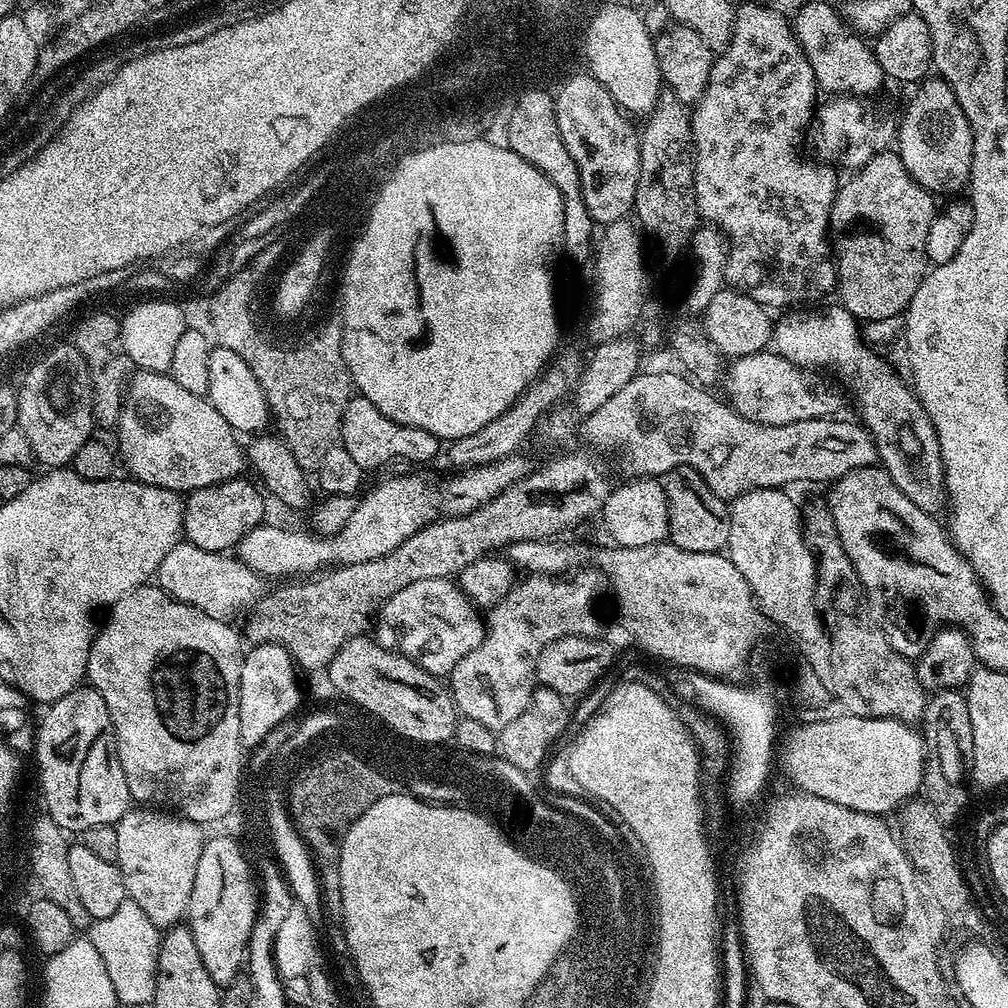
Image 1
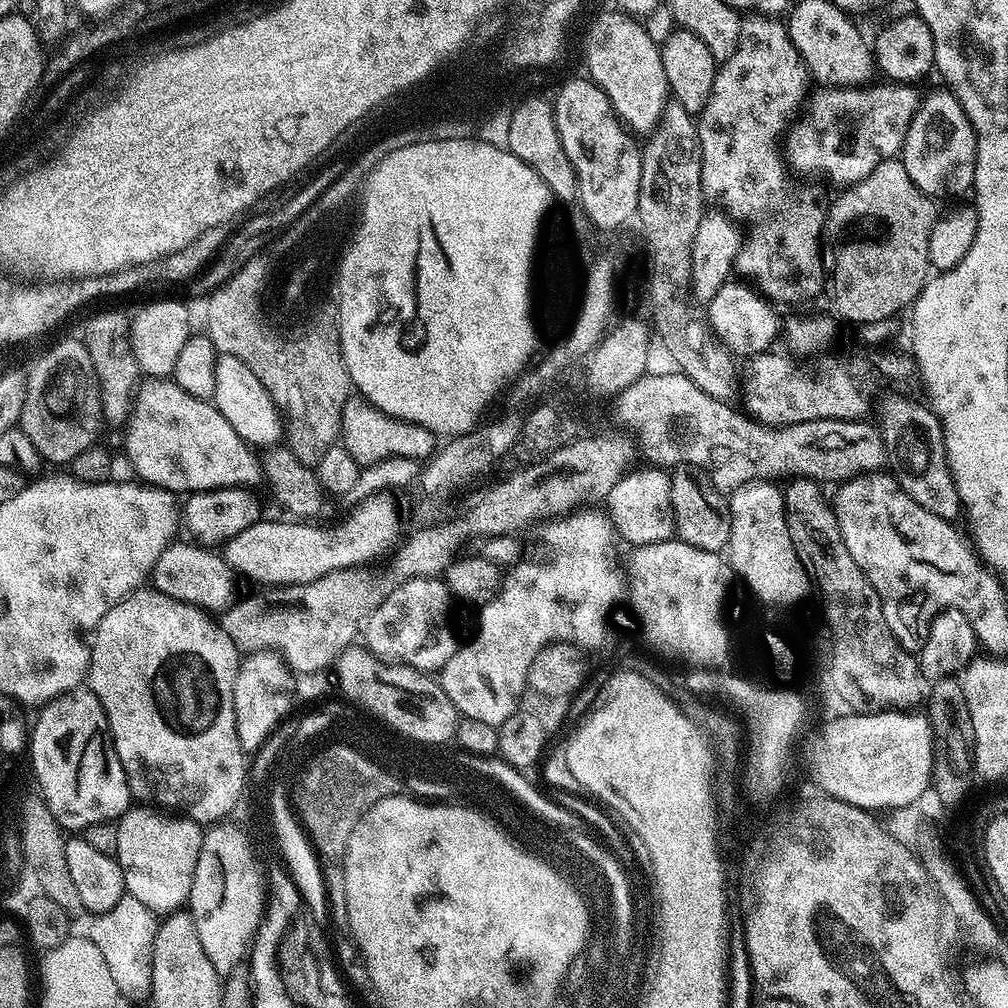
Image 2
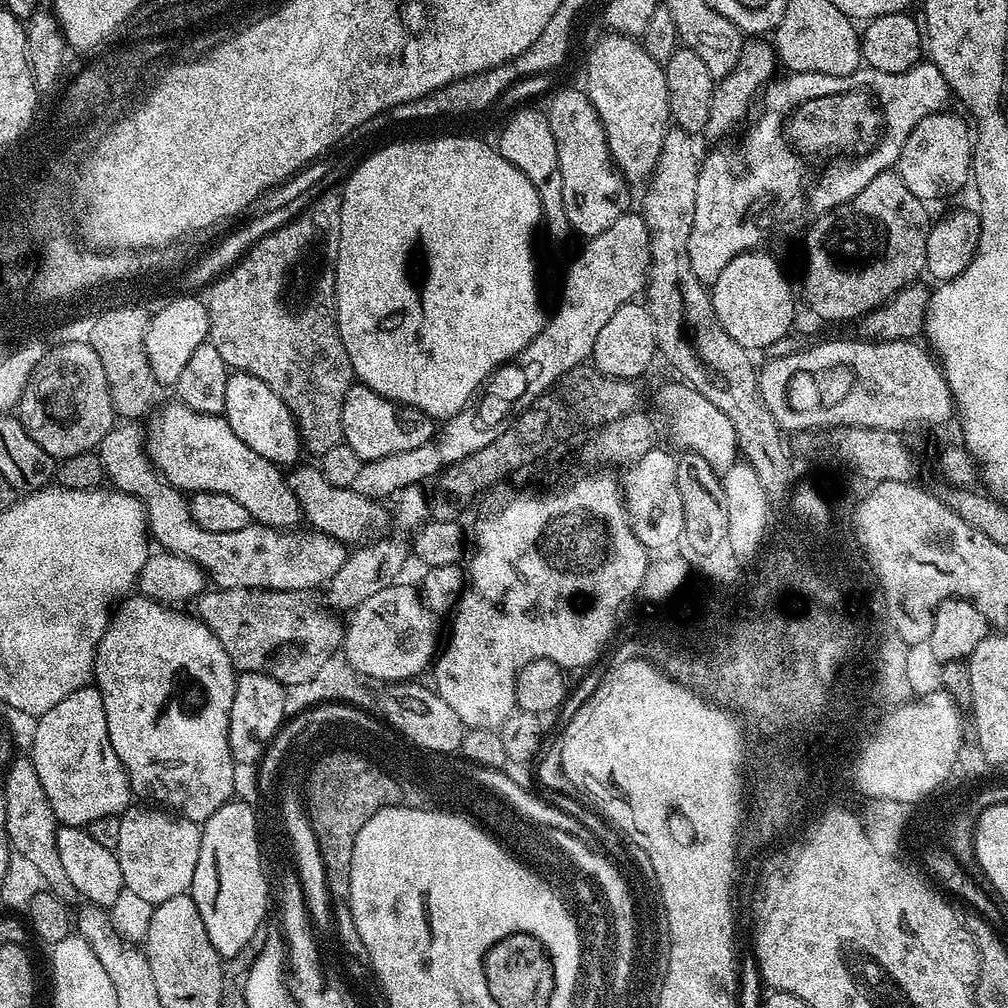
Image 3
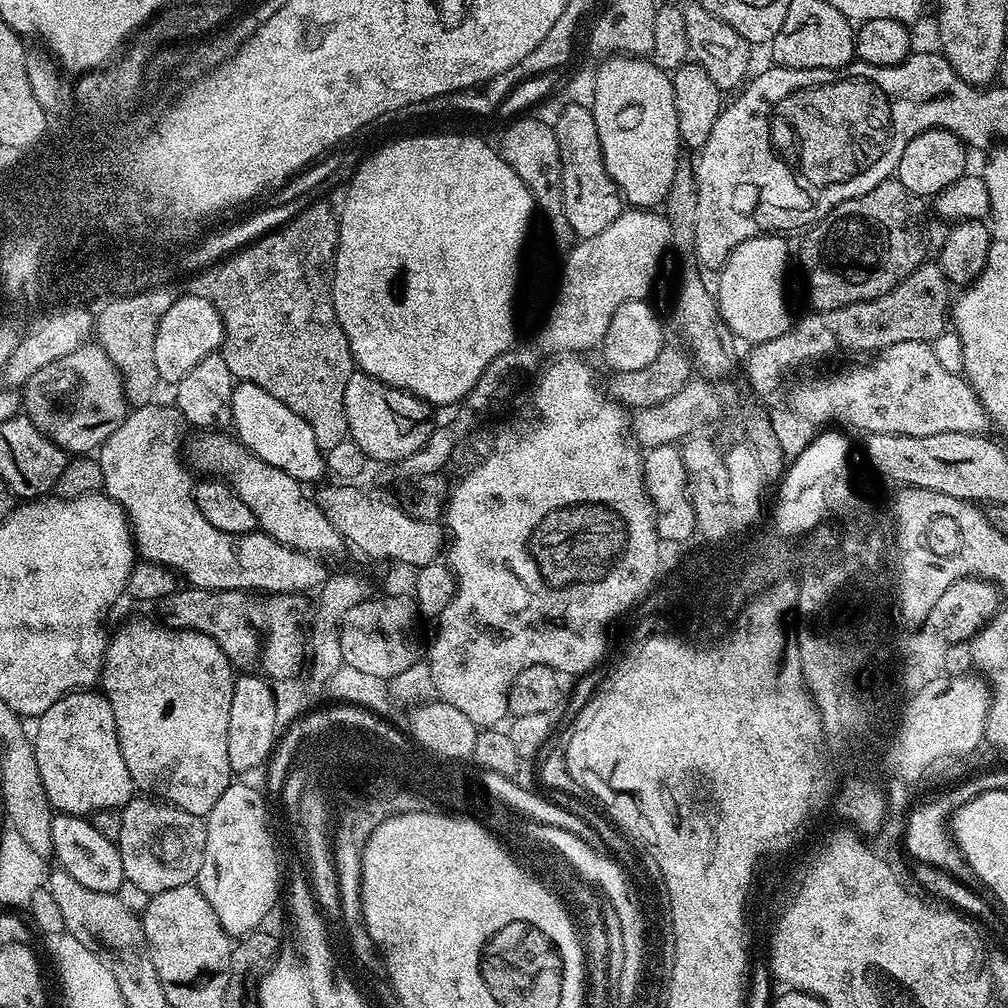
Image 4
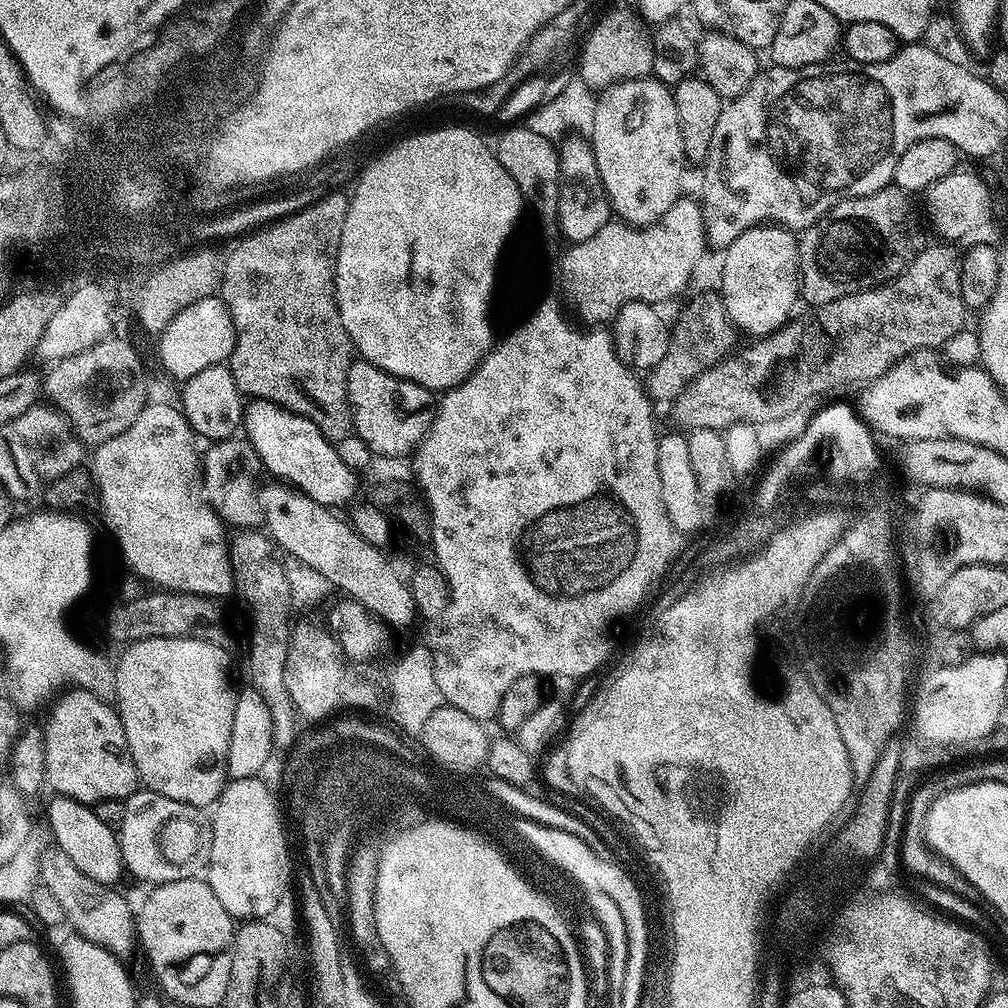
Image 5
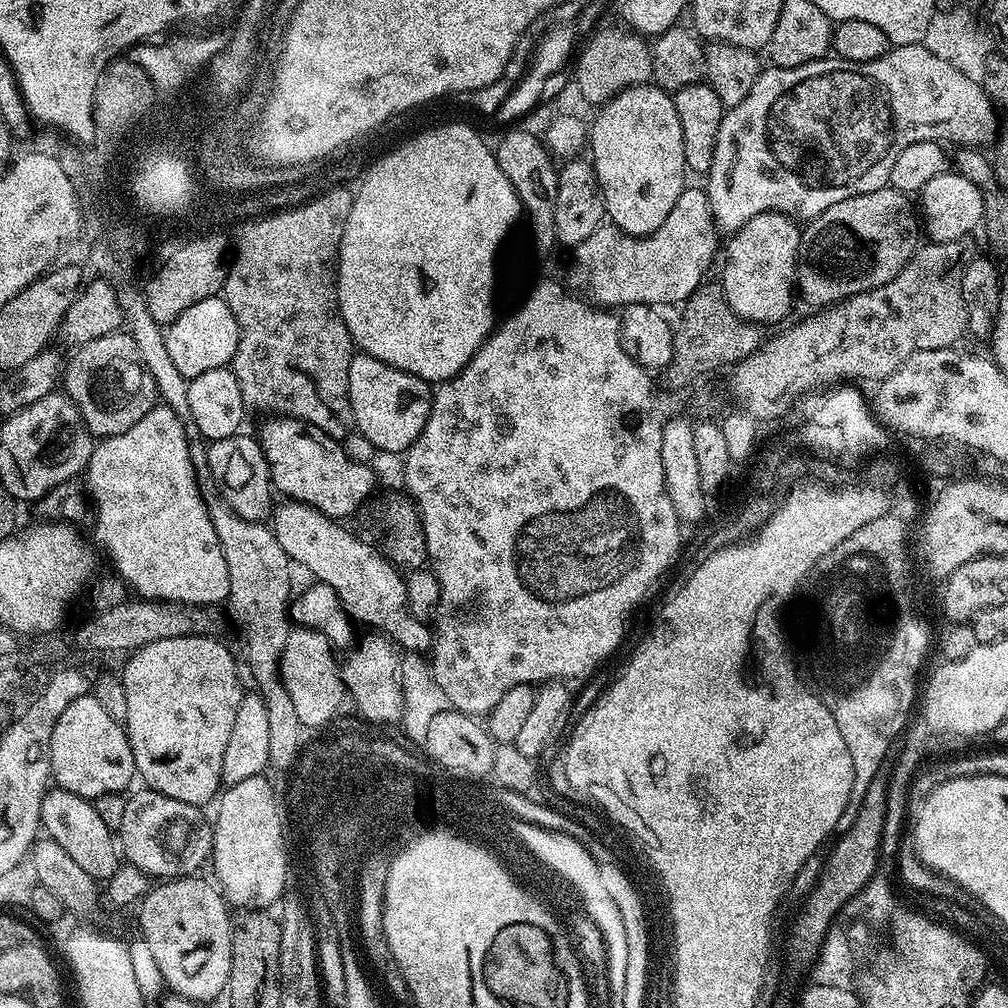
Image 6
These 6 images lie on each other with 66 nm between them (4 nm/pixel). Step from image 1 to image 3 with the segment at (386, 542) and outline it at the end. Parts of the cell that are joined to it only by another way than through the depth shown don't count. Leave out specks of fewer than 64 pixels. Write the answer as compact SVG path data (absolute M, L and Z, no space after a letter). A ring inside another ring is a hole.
M118 422L102 438L99 449L105 477L113 489L128 492L144 504L148 514L148 531L165 552L189 556L209 577L216 579L216 588L269 588L272 592L306 592L327 585L342 562L350 558L346 544L315 530L285 530L250 522L242 530L230 534L214 534L202 530L192 520L189 497L160 475L146 451L146 432L139 423Z

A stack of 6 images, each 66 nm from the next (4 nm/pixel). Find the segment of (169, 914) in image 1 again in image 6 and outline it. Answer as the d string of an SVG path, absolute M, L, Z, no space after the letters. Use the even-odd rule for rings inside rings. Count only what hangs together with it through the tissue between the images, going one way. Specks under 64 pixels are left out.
M147 786L141 789L141 792L127 797L126 814L122 818L122 826L118 829L118 848L123 859L145 872L150 878L175 878L197 873L202 864L209 863L212 855L213 821L209 817L208 820L204 817L203 807L178 802L178 798L166 798L166 794L156 792Z

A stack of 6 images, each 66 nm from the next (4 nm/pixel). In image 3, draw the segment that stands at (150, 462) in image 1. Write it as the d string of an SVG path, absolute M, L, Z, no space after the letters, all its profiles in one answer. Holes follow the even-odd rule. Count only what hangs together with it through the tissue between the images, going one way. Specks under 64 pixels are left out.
M161 403L146 420L148 459L168 483L185 494L226 494L242 502L249 517L257 524L292 530L299 525L296 523L301 523L298 498L288 485L288 477L281 465L271 464L262 458L262 454L254 454L254 450L230 430L223 415L198 414L198 410L190 410L190 406L171 403Z

